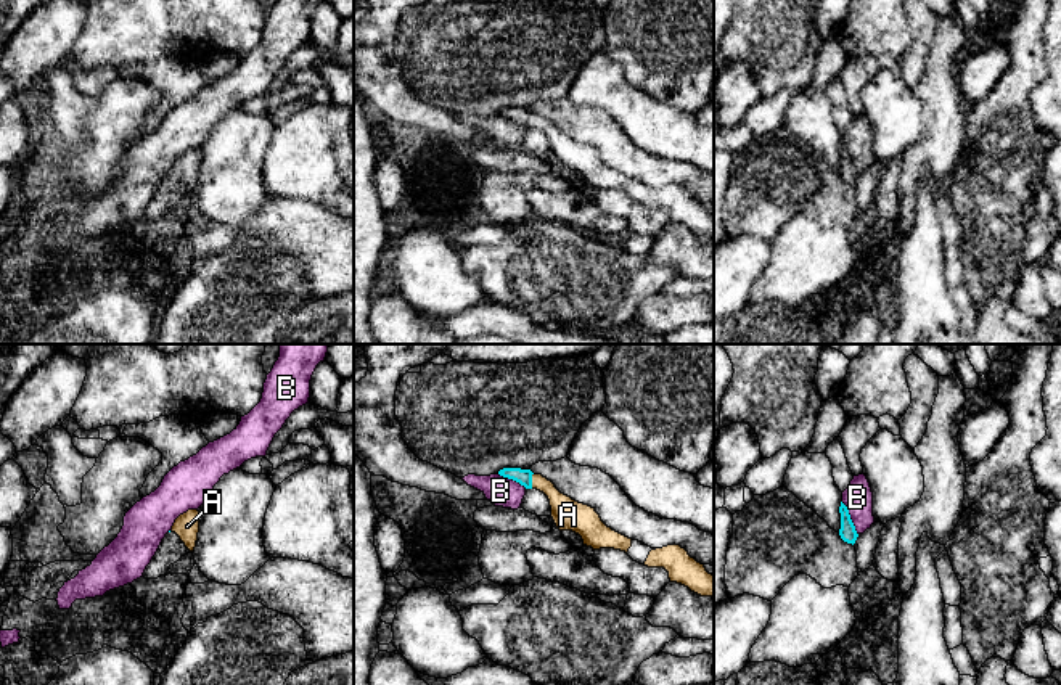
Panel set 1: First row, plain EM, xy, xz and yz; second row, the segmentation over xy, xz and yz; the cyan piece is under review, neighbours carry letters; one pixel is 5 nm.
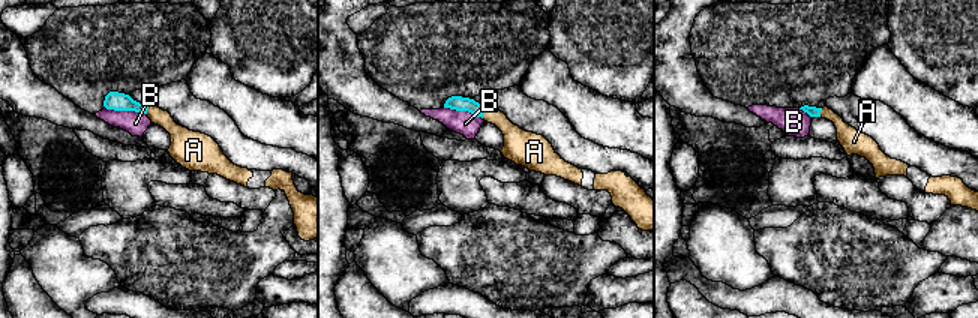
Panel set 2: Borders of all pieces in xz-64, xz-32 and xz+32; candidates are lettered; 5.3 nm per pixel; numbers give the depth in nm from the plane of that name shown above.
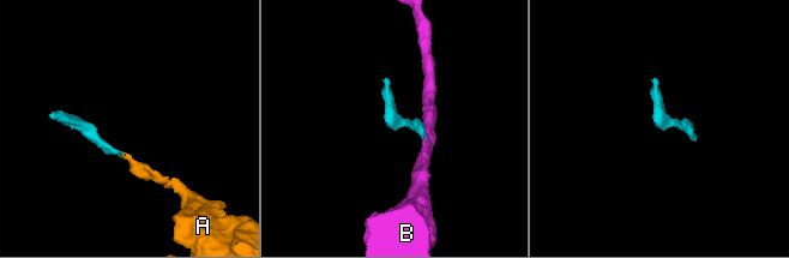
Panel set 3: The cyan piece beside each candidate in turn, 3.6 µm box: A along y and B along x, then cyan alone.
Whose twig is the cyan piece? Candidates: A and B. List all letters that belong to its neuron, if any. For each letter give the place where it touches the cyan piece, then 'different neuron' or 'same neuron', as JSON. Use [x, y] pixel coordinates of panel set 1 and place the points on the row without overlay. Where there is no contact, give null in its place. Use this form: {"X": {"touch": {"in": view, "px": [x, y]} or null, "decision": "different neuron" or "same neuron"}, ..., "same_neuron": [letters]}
{"A": {"touch": {"in": "xz", "px": [531, 121]}, "decision": "same neuron"}, "B": {"touch": {"in": "yz", "px": [849, 158]}, "decision": "different neuron"}, "same_neuron": ["A"]}

